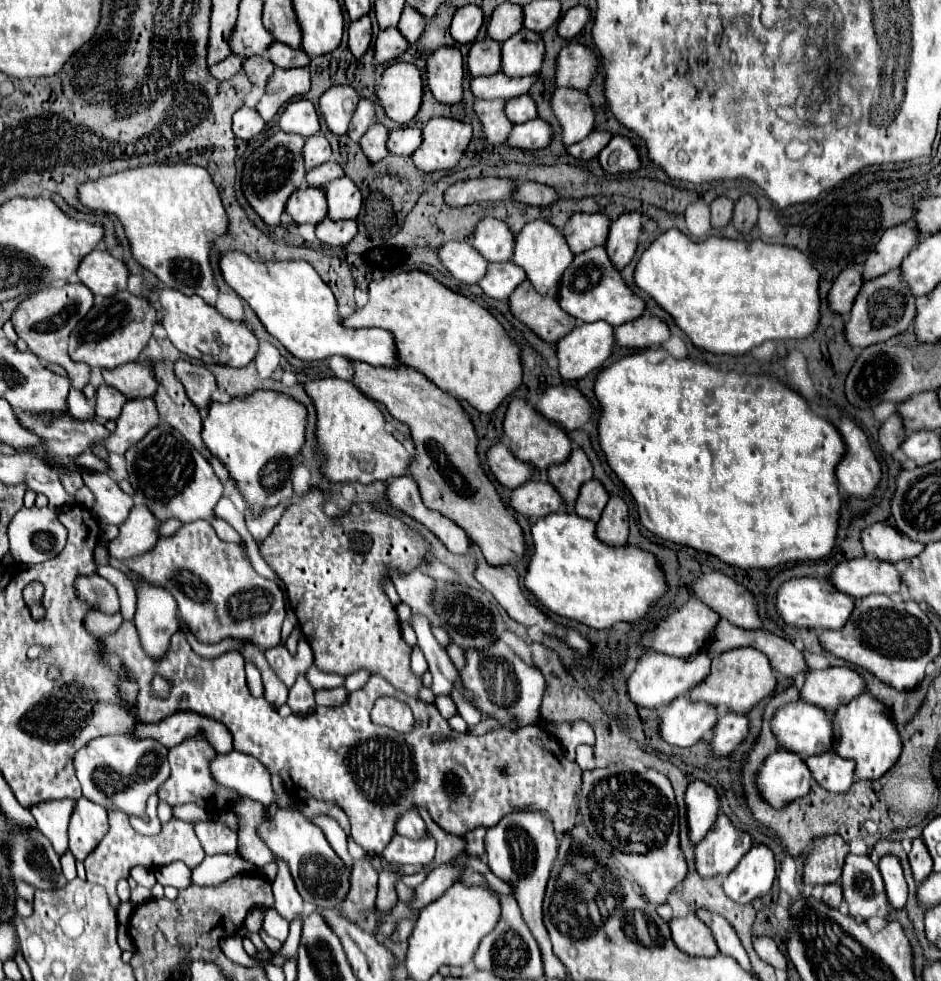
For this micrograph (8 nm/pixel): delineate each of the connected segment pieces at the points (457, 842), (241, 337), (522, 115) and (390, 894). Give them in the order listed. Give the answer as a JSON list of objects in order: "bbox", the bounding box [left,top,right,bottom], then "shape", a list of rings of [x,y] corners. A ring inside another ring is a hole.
[{"bbox":[419,809,463,867],"shape":[[[419,809],[419,815],[427,823],[433,839],[437,841],[437,853],[435,853],[435,861],[433,861],[431,867],[437,867],[445,861],[451,861],[451,859],[455,859],[457,855],[463,853],[463,837],[461,835],[453,835],[453,833],[439,829],[439,825],[435,825],[435,821],[431,819],[431,815],[425,809]]]},{"bbox":[161,289,257,367],"shape":[[[161,289],[161,325],[167,329],[169,341],[191,359],[199,359],[207,365],[245,367],[257,353],[257,337],[243,321],[231,321],[223,317],[215,307],[207,305],[201,297],[185,295],[175,289]]]},{"bbox":[505,93,537,123],"shape":[[[527,93],[527,95],[509,99],[505,105],[505,113],[513,123],[525,123],[525,121],[537,117],[537,105],[535,105],[533,97]]]},{"bbox":[375,871,397,913],"shape":[[[381,871],[379,873],[379,893],[375,901],[375,909],[379,913],[387,913],[387,909],[393,909],[397,905],[397,895],[395,895],[395,873],[391,871]]]}]

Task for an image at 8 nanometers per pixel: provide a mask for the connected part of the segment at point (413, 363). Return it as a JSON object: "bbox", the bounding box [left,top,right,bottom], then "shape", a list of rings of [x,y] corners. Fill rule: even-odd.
{"bbox":[343,269,523,413],"shape":[[[411,269],[395,275],[387,275],[381,281],[371,281],[369,285],[369,301],[363,309],[355,311],[351,317],[343,319],[345,327],[379,327],[387,329],[395,335],[399,357],[413,369],[421,371],[427,379],[431,379],[437,387],[451,393],[457,399],[471,403],[481,413],[491,413],[497,405],[511,395],[523,377],[521,367],[521,343],[511,339],[501,323],[479,303],[471,301],[465,295],[459,295],[439,283],[425,271]]]}

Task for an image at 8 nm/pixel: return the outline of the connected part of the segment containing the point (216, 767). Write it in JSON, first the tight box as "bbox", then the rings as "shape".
{"bbox":[211,751,277,805],"shape":[[[231,751],[227,755],[215,757],[211,771],[217,783],[239,791],[243,797],[249,797],[263,805],[269,805],[277,799],[271,789],[269,769],[261,761],[255,761],[255,757]]]}

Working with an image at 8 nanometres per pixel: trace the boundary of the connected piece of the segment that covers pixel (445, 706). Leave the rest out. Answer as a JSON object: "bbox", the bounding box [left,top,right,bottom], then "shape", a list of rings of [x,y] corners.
{"bbox":[435,695,457,719],"shape":[[[438,695],[435,699],[435,706],[443,718],[449,719],[457,713],[457,708],[448,695]]]}

